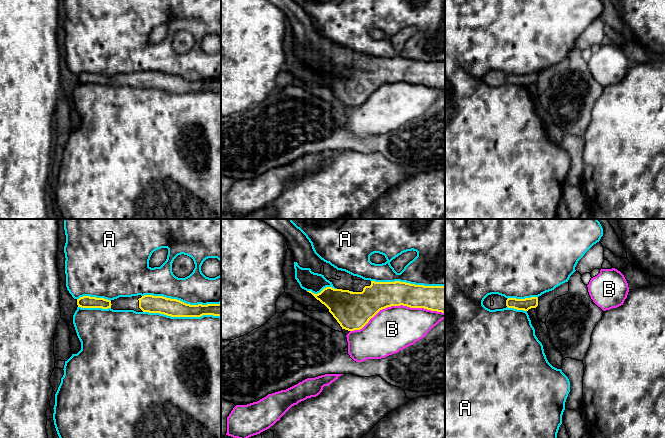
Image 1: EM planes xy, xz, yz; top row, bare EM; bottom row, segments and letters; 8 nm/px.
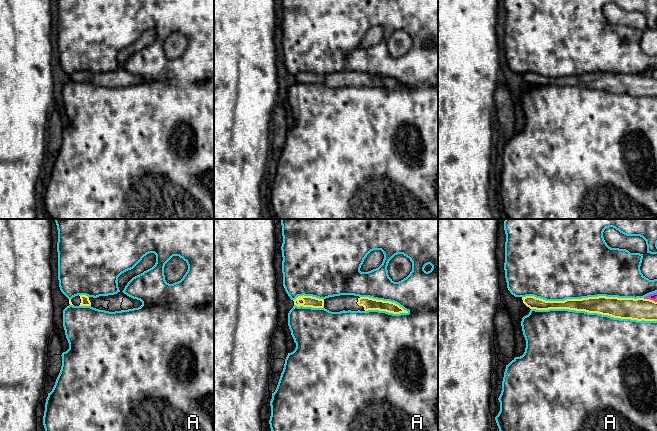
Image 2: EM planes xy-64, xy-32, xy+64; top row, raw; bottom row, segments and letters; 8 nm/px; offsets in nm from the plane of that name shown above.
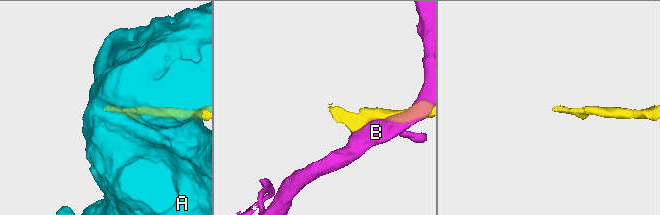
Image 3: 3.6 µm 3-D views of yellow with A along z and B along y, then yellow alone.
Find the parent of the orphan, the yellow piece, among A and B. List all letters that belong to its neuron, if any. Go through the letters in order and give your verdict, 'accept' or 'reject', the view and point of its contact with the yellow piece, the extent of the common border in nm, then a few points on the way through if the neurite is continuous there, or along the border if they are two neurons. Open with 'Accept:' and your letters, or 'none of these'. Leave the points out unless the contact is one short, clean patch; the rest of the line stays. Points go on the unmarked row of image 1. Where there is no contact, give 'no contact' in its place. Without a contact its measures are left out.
Accept: none of these
A: reject; meets yellow in xy at (181, 77); contact 650 nm long
B: reject; meets yellow in xz at (397, 81); contact 800 nm long

